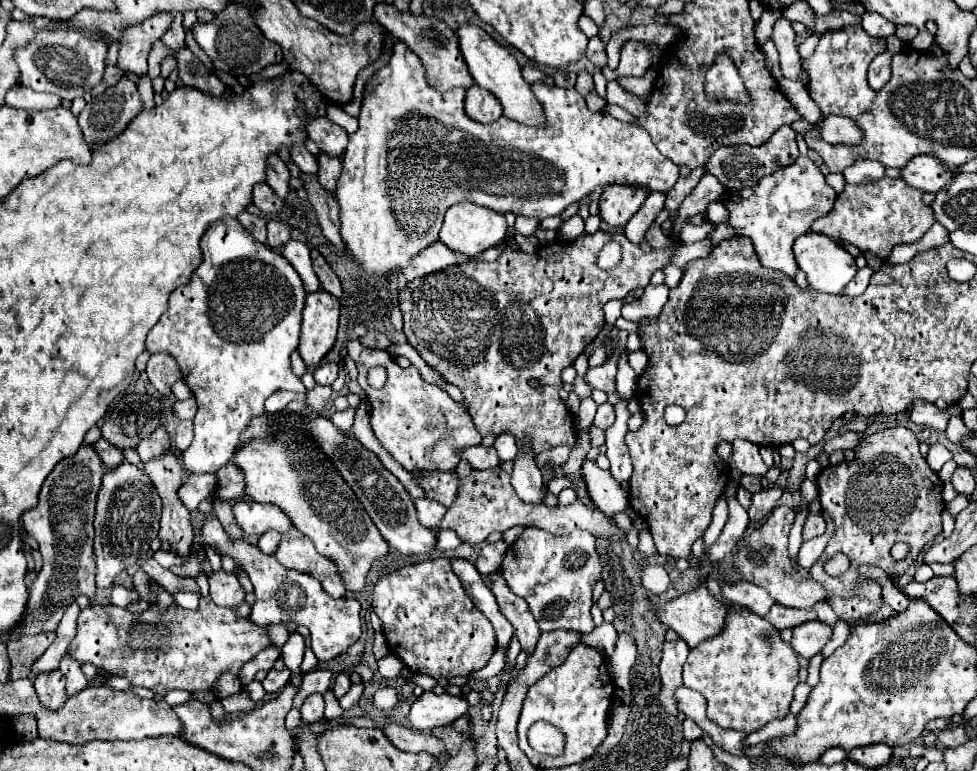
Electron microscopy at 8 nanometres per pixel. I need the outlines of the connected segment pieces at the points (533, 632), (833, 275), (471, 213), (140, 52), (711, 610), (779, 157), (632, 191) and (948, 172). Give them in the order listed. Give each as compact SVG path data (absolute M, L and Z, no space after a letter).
M498 572L490 580L490 590L496 596L500 612L514 626L514 632L516 632L522 648L528 654L532 654L534 646L538 642L538 636L540 636L540 628L538 628L534 616L530 614L526 602L522 598L518 598L510 588L506 588L506 582L502 582L502 574L498 574Z
M816 232L802 234L794 242L794 254L796 254L796 262L798 262L800 270L806 274L810 288L814 288L818 292L842 294L842 290L846 288L846 284L854 278L854 274L858 270L854 264L854 258L842 248L842 244L824 234L816 234Z
M462 202L462 204L454 204L448 208L442 230L440 230L440 240L454 252L462 252L470 258L474 258L476 254L484 252L486 248L498 246L500 242L504 242L508 232L508 224L504 220L502 214L490 210L490 208L482 208L470 202Z
M154 14L148 20L144 20L138 26L128 26L122 32L122 38L118 42L118 68L122 72L132 72L136 76L142 76L148 72L148 52L152 44L162 38L162 34L170 28L172 16L170 14Z
M700 586L696 592L668 600L662 608L654 610L654 616L688 642L690 648L696 648L698 642L722 630L726 606L716 602L706 586Z
M782 126L780 130L776 130L772 134L772 138L768 142L764 142L762 146L750 148L750 146L720 146L704 164L706 174L712 174L720 180L720 184L726 190L742 190L746 186L754 186L754 182L758 182L760 178L790 166L790 162L796 162L798 158L798 144L794 138L794 130L790 126Z
M610 184L600 196L600 218L610 226L626 226L640 210L650 190L646 186L618 186Z
M914 156L904 168L902 168L902 180L908 186L914 186L916 190L922 190L924 194L936 194L942 190L952 178L954 178L952 168L942 166L936 158L932 156Z

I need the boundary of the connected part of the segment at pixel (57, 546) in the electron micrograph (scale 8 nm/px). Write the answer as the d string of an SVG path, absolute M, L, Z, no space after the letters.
M82 444L74 456L58 462L54 470L48 474L40 490L38 506L22 514L24 528L32 538L36 538L44 564L30 586L28 606L24 610L24 616L20 618L16 628L12 628L12 632L2 636L4 642L10 642L18 636L34 636L50 630L54 632L66 608L84 592L88 592L88 598L94 606L100 604L96 600L96 584L94 584L92 522L94 522L96 494L100 490L102 476L104 476L104 468L96 450L92 446Z

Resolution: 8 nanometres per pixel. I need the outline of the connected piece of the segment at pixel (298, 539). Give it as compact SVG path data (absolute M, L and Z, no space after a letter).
M290 528L282 534L278 550L274 552L278 562L290 570L312 574L322 582L322 588L332 598L342 598L346 594L340 576L336 574L336 566L332 560L320 556L314 548L314 542L306 538L300 530Z

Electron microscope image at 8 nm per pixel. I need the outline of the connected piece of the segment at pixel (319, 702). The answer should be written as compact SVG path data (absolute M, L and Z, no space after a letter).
M310 694L310 698L306 698L306 702L300 706L300 714L302 714L302 720L308 724L314 724L316 720L324 718L322 694Z

